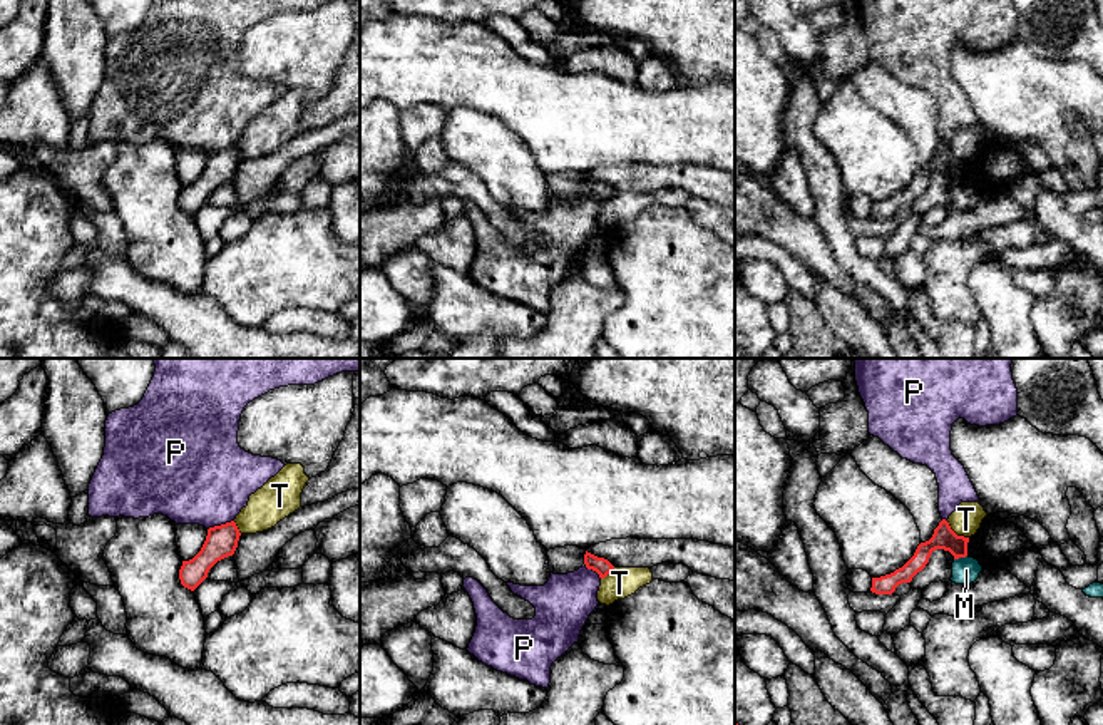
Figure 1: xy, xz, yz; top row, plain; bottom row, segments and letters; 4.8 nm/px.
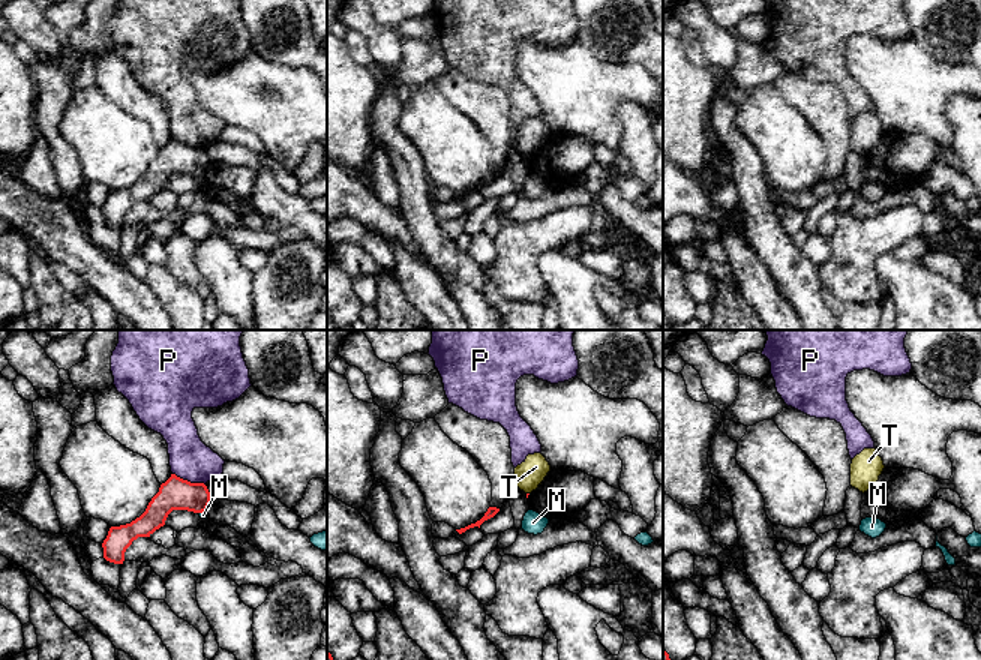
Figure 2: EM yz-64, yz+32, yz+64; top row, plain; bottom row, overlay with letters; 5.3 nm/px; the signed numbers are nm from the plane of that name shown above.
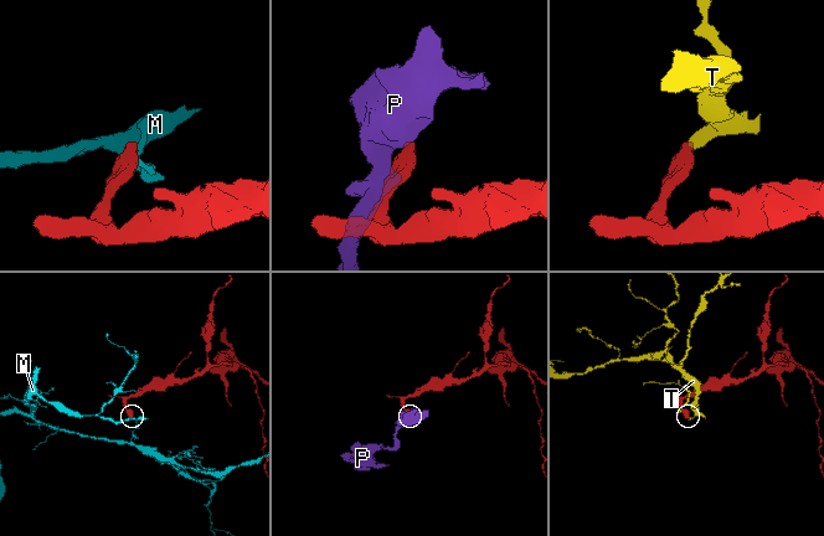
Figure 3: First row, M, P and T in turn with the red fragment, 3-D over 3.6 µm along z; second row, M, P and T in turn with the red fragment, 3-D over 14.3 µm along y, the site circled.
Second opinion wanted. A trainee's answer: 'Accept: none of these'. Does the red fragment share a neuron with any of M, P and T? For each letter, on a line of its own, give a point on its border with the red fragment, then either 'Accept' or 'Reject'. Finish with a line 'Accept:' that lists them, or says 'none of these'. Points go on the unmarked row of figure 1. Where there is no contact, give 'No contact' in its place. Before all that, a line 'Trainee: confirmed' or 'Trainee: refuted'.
Trainee: confirmed
M: Touches red at yz (959, 181). Reject
P: Touches red at xy (221, 149). Reject
T: Touches red at yz (954, 158). Reject
Accept: none of these

